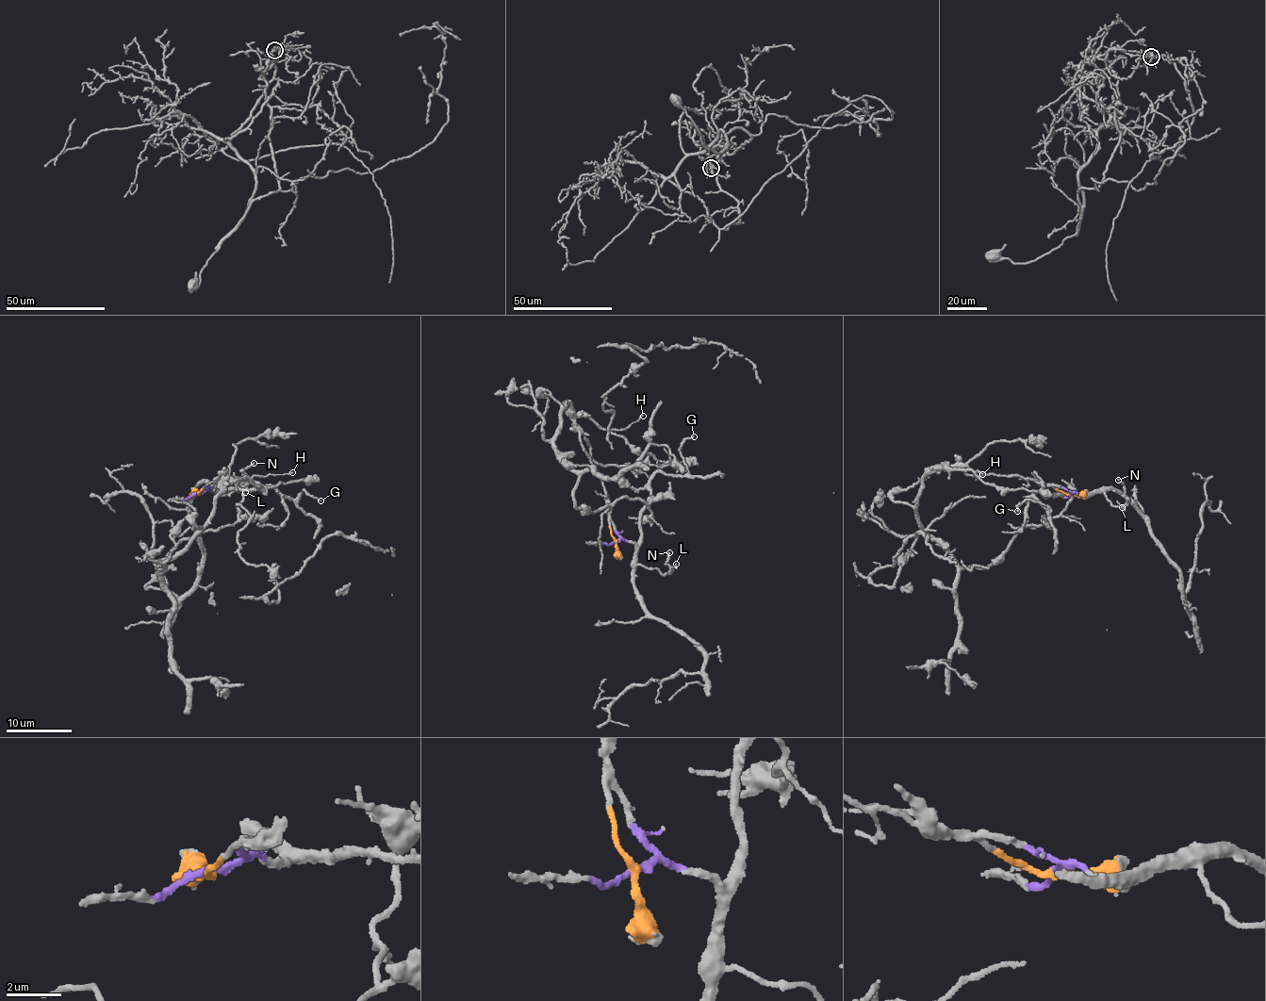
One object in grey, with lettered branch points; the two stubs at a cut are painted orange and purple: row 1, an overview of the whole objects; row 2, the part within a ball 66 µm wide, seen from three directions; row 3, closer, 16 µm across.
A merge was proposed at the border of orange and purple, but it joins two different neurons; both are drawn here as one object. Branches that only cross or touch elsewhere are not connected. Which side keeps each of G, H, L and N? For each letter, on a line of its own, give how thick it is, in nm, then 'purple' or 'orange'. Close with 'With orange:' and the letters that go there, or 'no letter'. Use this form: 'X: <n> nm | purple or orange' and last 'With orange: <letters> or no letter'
G: 140 nm | purple
H: 100 nm | orange
L: 130 nm | purple
N: 150 nm | purple
With orange: H

